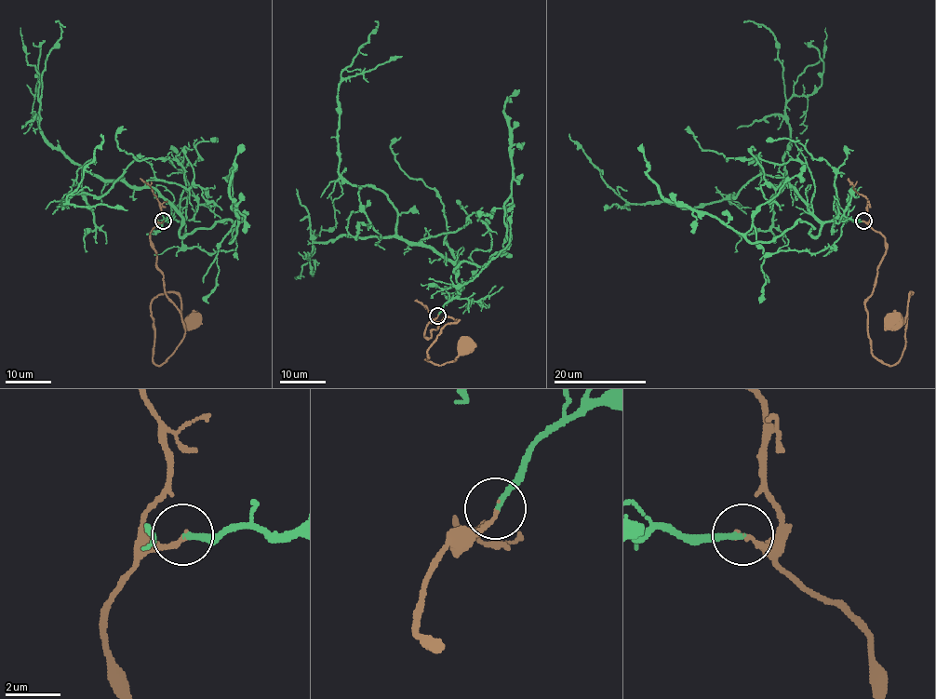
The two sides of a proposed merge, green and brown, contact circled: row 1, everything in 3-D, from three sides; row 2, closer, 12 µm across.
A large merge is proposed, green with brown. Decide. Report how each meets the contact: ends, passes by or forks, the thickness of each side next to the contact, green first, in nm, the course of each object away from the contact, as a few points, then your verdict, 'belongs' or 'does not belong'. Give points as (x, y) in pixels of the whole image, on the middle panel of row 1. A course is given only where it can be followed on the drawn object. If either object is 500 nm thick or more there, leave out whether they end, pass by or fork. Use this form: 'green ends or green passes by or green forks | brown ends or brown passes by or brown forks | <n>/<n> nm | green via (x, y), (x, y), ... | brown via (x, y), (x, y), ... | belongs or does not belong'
green ends | brown ends | 200/150 nm | green via (437, 315), (460, 291), (456, 267), (408, 245), (387, 195), (339, 172), (338, 84), (376, 20) | brown via (437, 315), (428, 323), (426, 338), (447, 317), (460, 319), (441, 330), (425, 360), (451, 362), (466, 342) | belongs

